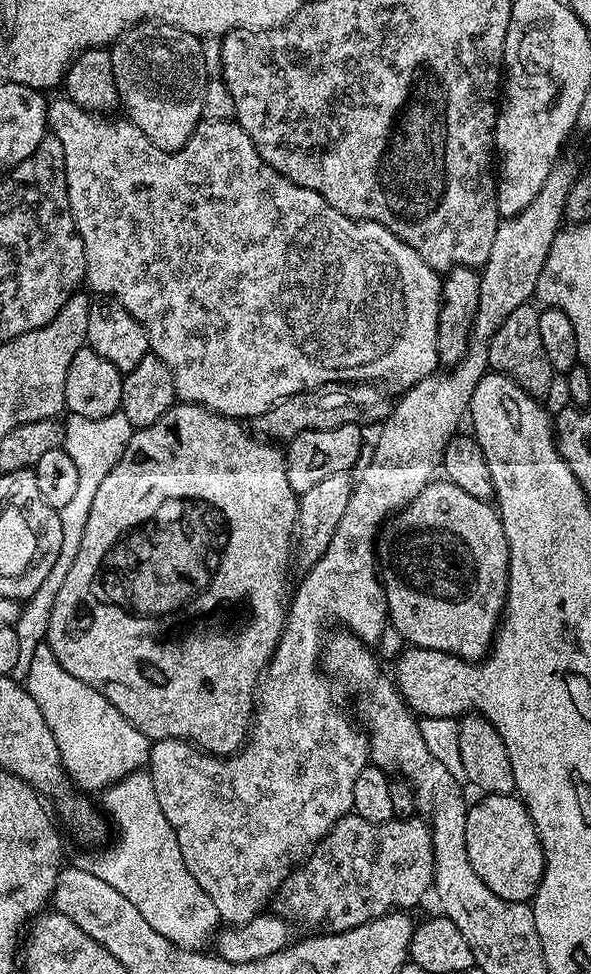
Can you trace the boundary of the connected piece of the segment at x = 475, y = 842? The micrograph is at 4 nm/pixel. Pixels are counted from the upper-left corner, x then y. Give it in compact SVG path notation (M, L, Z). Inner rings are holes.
M490 792L479 798L481 800L473 803L466 814L466 854L470 854L470 866L474 866L478 878L482 878L498 898L527 904L536 895L544 873L544 851L528 808L516 794L503 796Z

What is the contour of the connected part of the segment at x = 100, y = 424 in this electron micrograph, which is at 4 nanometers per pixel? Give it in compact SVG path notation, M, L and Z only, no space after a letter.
M122 411L110 414L106 418L82 418L81 416L69 415L68 421L62 424L62 446L66 454L70 454L74 467L78 469L78 487L72 501L58 509L62 522L62 546L58 550L58 562L56 568L46 574L44 588L55 590L62 586L66 578L66 570L74 566L74 558L78 555L78 546L82 546L82 533L86 530L86 518L90 518L90 505L94 503L94 493L110 470L122 458L126 446L133 434L132 423Z

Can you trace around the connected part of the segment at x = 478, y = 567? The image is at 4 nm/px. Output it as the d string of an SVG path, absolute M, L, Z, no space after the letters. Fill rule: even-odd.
M433 479L418 498L400 509L380 529L376 559L388 603L388 619L405 645L442 650L473 662L488 655L504 615L510 562L500 513L489 501L474 498L466 494L466 490L458 490L458 486L449 480Z

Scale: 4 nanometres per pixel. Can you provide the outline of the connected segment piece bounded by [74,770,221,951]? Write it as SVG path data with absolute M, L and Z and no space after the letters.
M144 770L132 772L105 789L100 798L103 811L118 830L118 840L110 848L84 850L74 860L74 866L125 895L137 907L138 914L172 944L192 951L205 949L219 929L220 915L214 900L195 881L183 861L178 836L159 805L152 776Z

